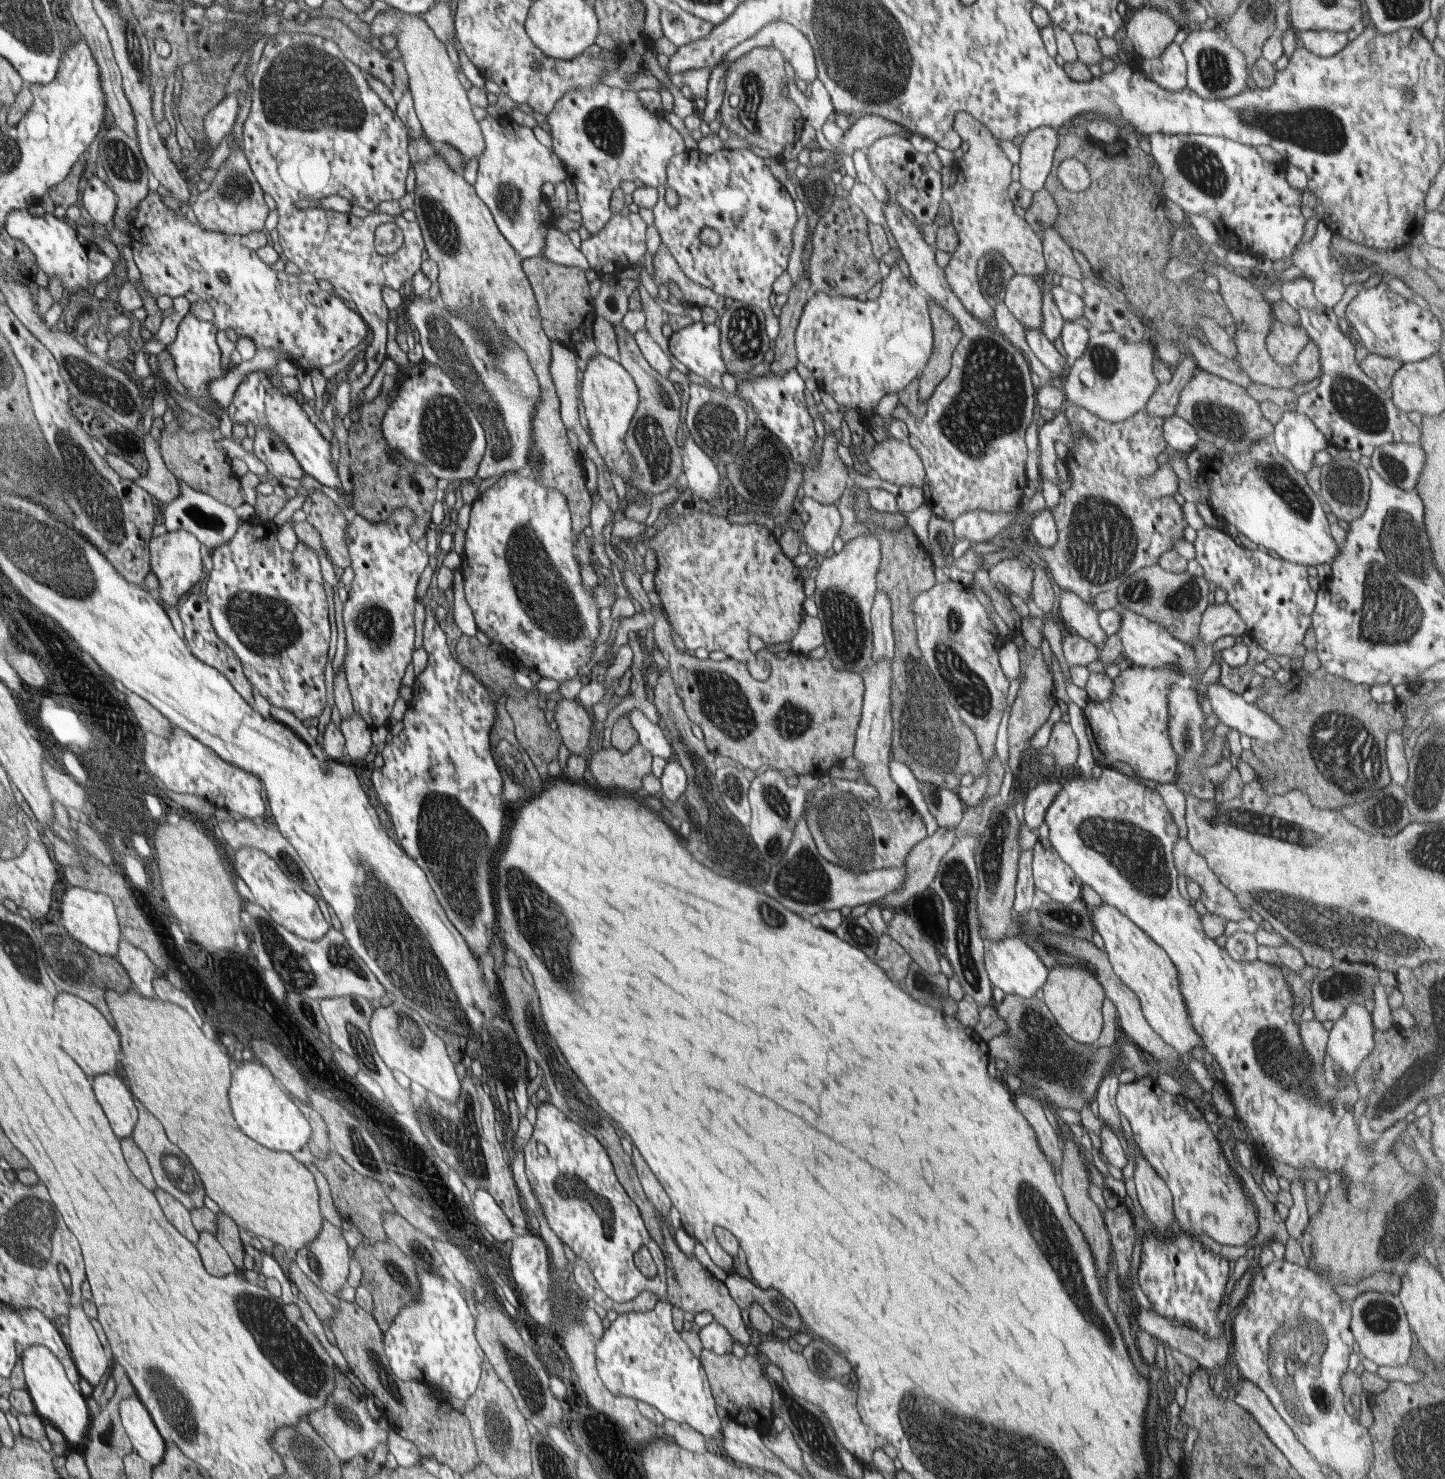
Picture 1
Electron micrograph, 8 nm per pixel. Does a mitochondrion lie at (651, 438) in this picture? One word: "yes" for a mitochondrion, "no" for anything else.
yes

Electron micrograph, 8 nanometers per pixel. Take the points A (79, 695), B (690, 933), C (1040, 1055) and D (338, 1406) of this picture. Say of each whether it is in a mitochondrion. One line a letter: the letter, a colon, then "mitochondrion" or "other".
A: other
B: other
C: mitochondrion
D: mitochondrion

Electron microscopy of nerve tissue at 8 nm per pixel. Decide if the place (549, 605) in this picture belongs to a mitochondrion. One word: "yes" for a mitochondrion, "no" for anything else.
yes

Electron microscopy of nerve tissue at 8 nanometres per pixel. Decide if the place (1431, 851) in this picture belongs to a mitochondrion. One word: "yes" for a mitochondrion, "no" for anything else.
yes

